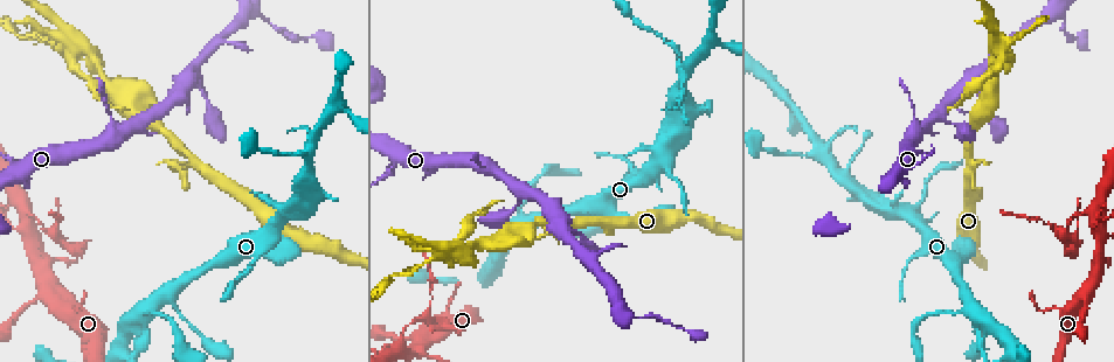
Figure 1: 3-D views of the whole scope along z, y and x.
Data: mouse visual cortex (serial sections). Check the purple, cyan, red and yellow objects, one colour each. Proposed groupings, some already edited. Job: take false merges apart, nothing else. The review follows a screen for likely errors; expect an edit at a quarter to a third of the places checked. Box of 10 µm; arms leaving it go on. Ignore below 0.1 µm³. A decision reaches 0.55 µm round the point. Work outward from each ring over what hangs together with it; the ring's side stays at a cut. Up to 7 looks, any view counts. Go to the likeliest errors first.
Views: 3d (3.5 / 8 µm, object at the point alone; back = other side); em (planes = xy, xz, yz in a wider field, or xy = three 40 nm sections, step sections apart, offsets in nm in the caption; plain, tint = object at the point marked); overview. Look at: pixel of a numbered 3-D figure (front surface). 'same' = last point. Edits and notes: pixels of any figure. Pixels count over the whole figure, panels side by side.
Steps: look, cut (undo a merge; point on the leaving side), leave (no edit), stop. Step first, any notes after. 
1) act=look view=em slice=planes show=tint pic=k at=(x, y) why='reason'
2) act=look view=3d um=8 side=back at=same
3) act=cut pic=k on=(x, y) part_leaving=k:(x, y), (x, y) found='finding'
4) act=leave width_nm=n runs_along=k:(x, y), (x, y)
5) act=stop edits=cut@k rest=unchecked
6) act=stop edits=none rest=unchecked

act=look view=3d um=8 side=back pic=1 at=(77, 48) why='a narrow waist'

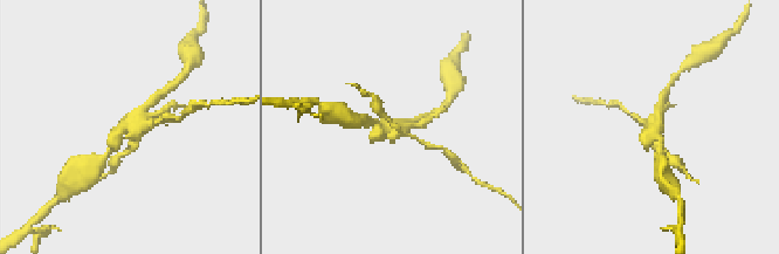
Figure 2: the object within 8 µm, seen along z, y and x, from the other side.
act=look view=em slice=xy step=2 show=tint at=same why='shape alone is not enough'

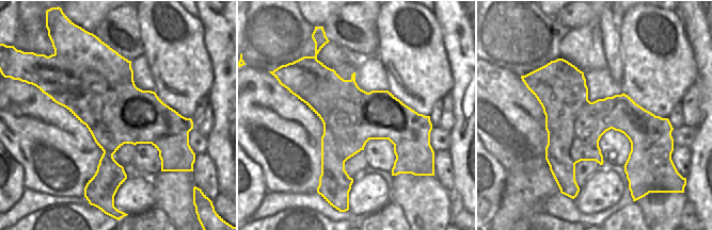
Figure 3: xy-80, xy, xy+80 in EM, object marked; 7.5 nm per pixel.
act=cut pic=2 on=(116, 159) part_leaving=2:(378, 126), (397, 128), (418, 139) found='two cells meet here'

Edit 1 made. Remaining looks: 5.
act=look view=3d um=3.5 pic=1 at=(521, 190) why='narrows sharply'

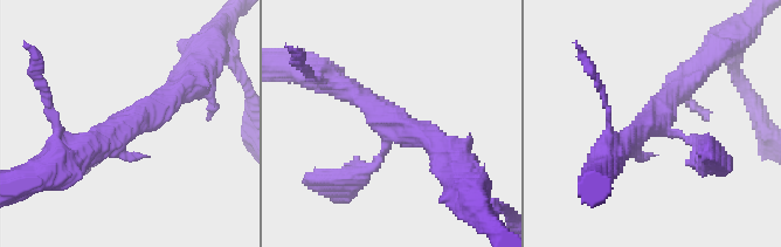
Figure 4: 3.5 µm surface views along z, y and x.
act=look view=em slice=xy step=2 show=tint pic=4 at=(646, 122) why='now the EM'

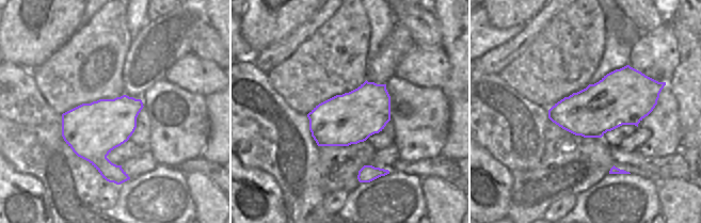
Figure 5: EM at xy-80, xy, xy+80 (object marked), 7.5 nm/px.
act=look view=em slice=planes show=tint at=same why='cut it another way'

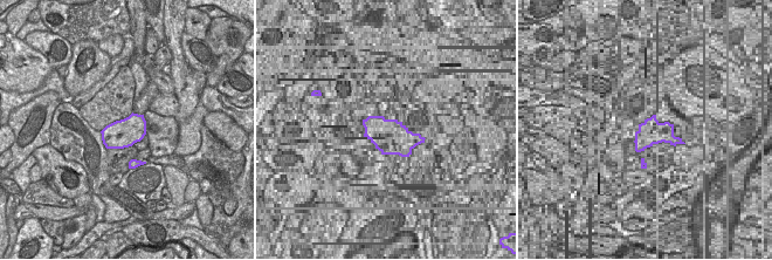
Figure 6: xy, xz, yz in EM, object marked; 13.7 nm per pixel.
act=leave runs_along=4:(67, 159), (138, 121), (185, 84) found='one cell here'

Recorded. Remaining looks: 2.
act=stop edits=cut@2 rest=unchecked

